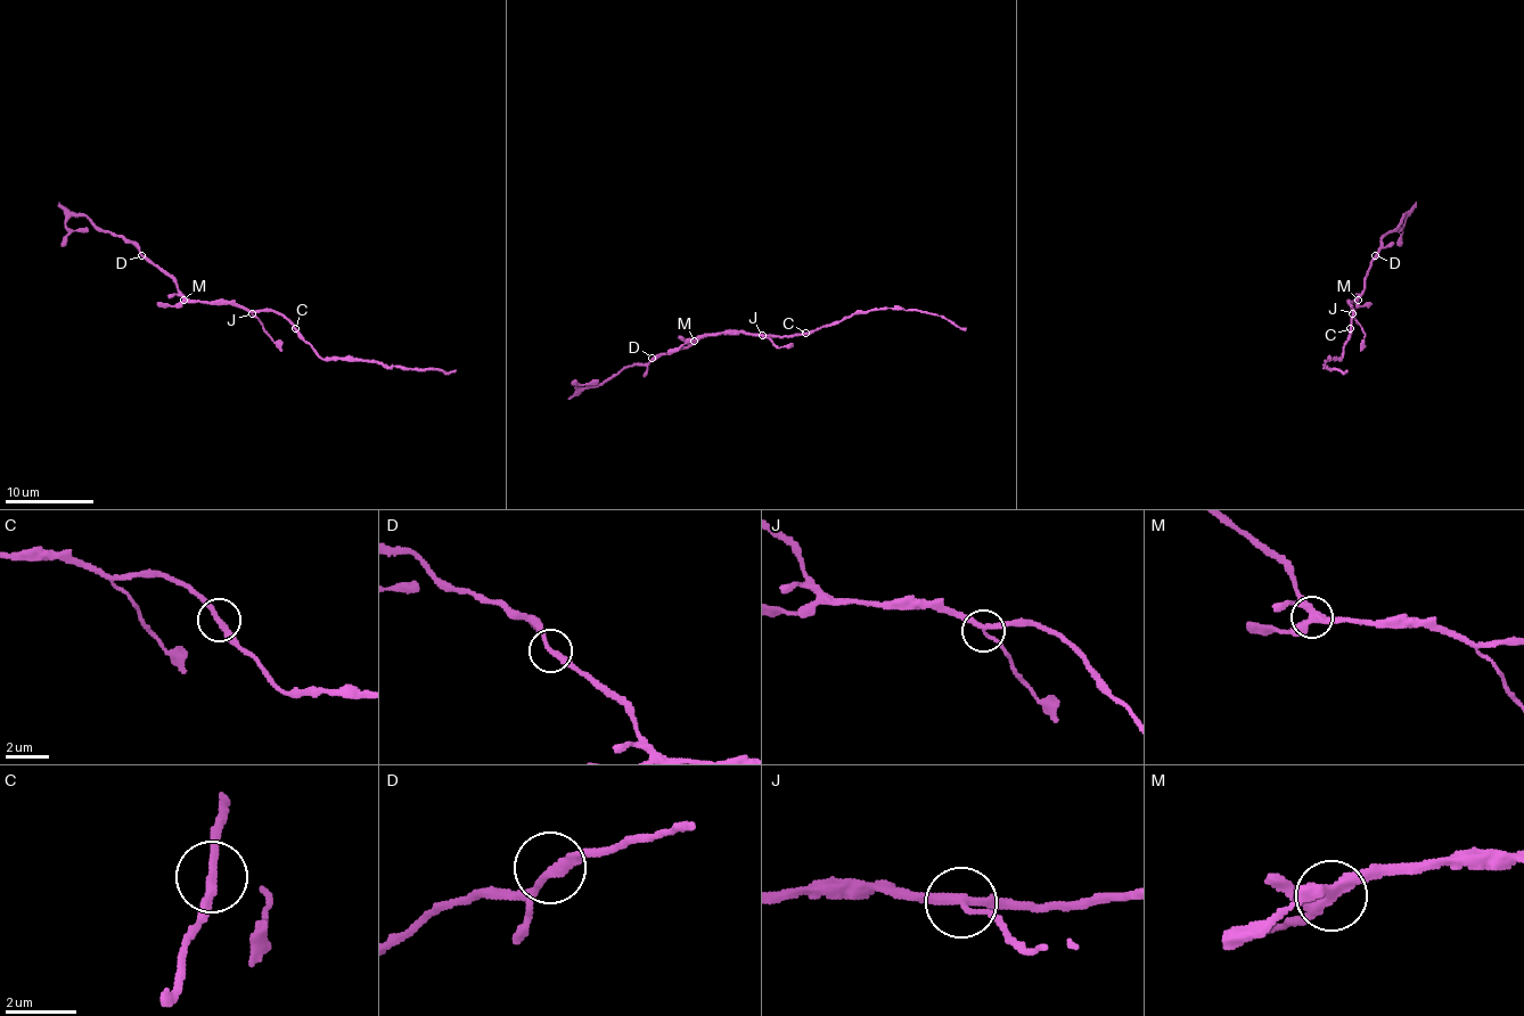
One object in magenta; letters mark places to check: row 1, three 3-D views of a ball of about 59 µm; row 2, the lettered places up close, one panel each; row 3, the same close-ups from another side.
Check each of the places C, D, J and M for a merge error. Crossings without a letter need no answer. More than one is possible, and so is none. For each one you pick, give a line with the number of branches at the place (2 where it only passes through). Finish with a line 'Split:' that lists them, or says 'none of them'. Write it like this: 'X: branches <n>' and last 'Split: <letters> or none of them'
J: branches 3
Split: J

